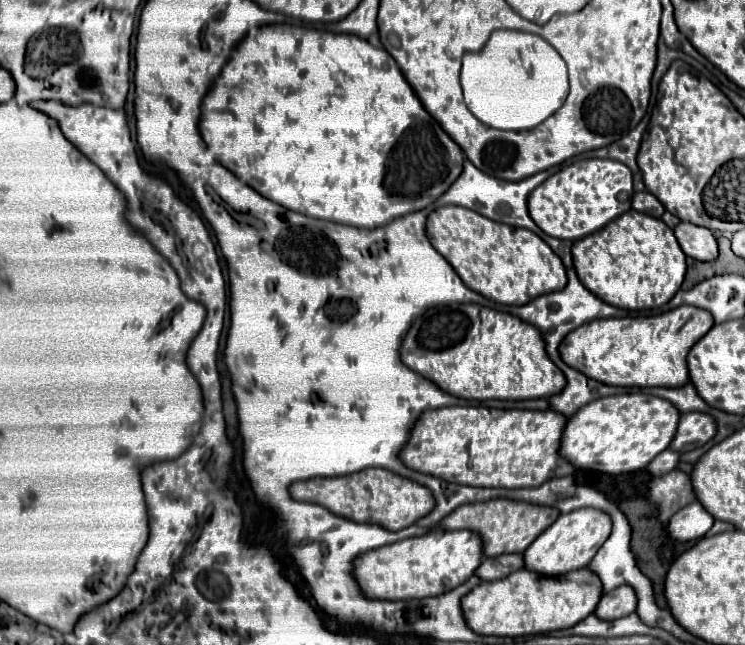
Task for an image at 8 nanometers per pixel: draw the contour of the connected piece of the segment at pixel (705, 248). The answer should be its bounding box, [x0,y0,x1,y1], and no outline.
[675,223,719,261]

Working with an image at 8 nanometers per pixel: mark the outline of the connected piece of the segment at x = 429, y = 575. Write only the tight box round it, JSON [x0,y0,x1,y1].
[355,529,483,599]

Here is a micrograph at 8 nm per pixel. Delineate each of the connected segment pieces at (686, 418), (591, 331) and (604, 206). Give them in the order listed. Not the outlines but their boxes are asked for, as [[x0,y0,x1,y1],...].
[[671,413,717,451],[559,305,715,387],[529,159,633,241]]

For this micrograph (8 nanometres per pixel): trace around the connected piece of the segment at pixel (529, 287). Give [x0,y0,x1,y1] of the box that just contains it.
[427,207,567,305]

